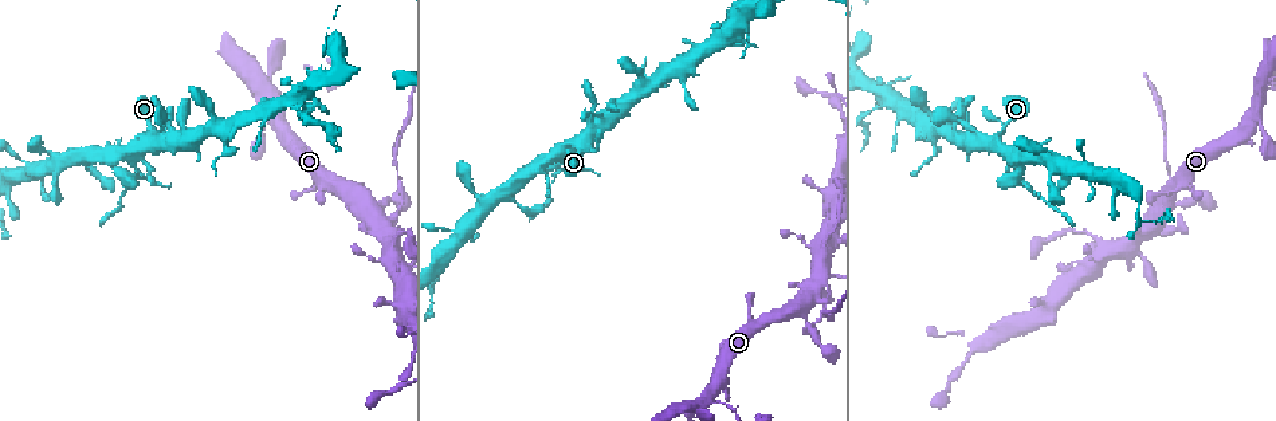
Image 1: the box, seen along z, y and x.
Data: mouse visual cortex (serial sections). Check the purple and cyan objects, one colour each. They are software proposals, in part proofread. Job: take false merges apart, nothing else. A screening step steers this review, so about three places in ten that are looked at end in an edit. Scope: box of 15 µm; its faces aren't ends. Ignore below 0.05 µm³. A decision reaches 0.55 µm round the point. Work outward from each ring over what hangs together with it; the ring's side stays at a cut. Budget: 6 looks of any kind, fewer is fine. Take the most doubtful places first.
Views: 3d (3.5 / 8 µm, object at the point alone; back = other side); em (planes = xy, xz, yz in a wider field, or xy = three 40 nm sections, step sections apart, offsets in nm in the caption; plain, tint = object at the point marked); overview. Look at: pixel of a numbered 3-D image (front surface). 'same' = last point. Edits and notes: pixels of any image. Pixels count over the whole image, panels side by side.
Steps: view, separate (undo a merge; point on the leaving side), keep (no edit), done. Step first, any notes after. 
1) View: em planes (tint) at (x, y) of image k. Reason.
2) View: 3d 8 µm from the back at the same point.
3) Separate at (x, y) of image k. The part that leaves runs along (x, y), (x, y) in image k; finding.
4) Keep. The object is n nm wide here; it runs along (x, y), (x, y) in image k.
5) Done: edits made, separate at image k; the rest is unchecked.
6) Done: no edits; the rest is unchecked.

View: 3d 3.5 µm at (559, 165) of image 1. Thick turns thin.

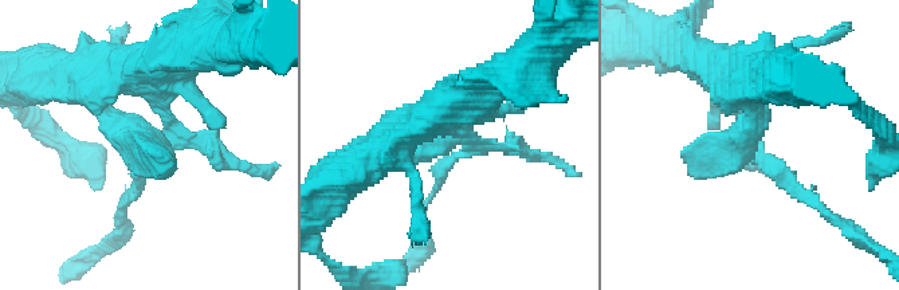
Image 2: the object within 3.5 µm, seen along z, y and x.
View: em xy step 1 (tint) at (735, 148) of image 2.

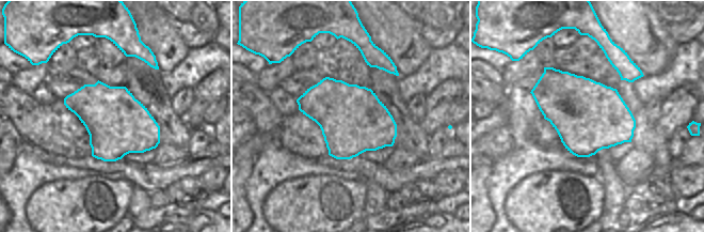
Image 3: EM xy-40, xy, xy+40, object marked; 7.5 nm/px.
Separate at (789, 177) of image 2. The part that leaves runs along (760, 156), (788, 185), (854, 234) in image 2; a second cell is stuck on.

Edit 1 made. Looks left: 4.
View: overview.

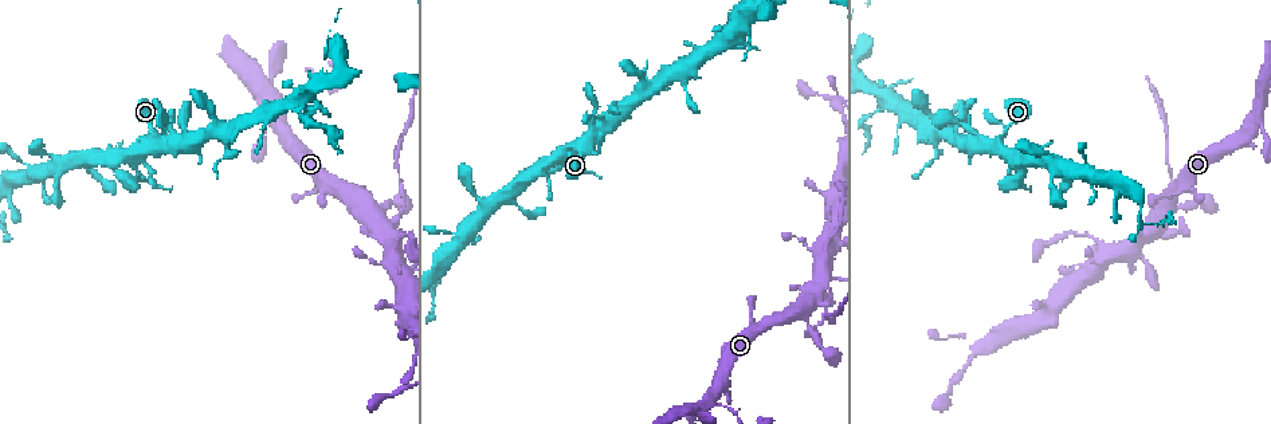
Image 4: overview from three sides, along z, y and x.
View: 3d 8 µm from the back at (884, 104) of image 4. Three-way junction.

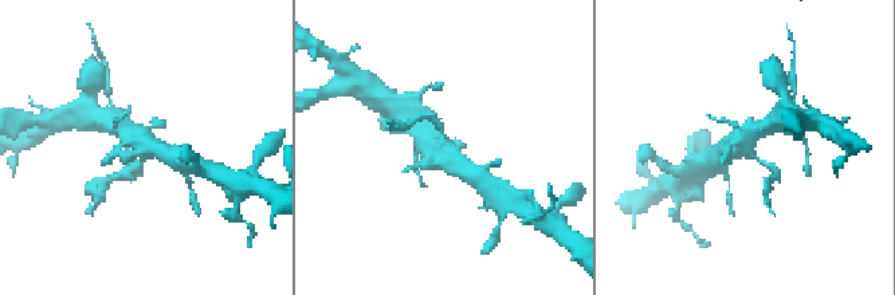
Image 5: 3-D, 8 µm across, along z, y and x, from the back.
View: em planes (tint) at (437, 146) of image 5. Shape alone is not enough.

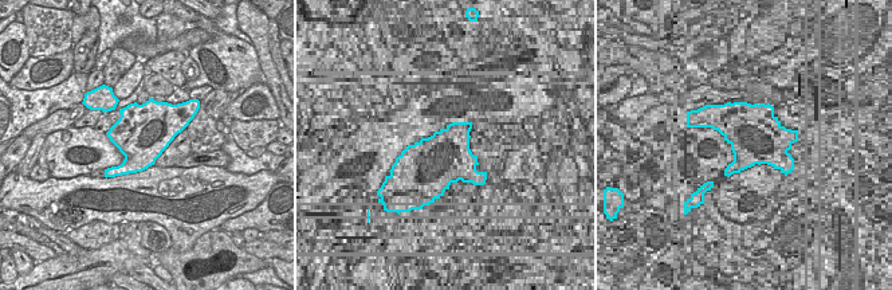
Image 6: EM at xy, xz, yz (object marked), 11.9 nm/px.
Separate at (126, 170) of image 5. Two cells meet here.

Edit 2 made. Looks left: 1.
View: 3d 3.5 µm from the back at (1166, 232) of image 4. Three arms meet.

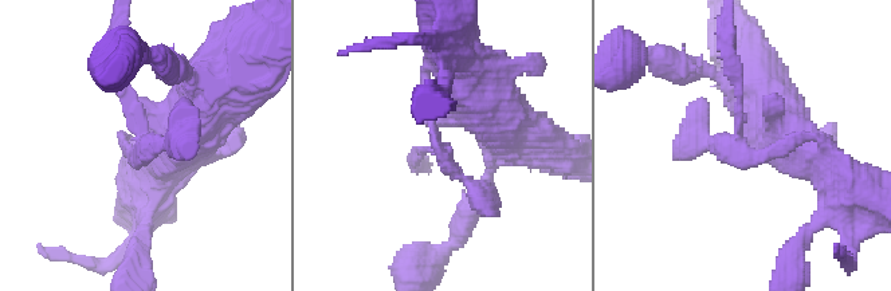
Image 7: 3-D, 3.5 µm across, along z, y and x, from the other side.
Separate at (417, 160) of image 7. A second cell is stuck on.

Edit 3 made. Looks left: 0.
Done: edits made, separate at image 2, separate at image 5, separate at image 7; the rest is unchecked.

